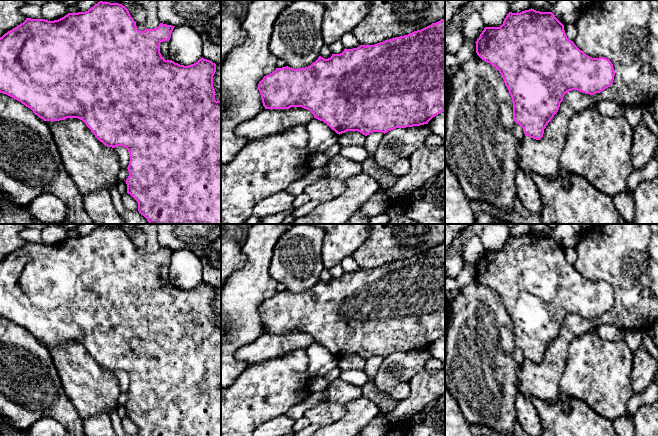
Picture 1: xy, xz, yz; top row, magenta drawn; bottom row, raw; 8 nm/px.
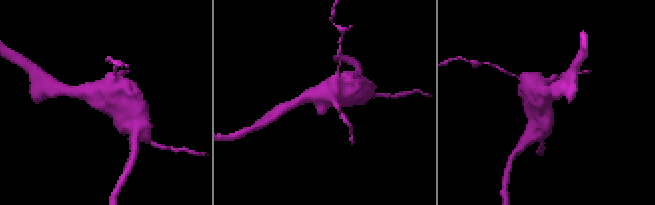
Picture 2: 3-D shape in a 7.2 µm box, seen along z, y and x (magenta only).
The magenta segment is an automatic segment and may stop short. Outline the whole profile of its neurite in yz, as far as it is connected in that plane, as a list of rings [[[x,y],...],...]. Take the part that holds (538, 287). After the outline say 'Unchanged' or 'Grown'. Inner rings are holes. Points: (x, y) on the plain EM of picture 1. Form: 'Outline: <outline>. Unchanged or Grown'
Outline: [[[534,233],[520,237],[509,236],[500,251],[485,251],[476,267],[477,279],[494,290],[504,304],[513,326],[513,342],[524,355],[525,360],[540,364],[544,353],[558,336],[564,319],[572,314],[594,319],[613,307],[615,294],[611,285],[605,281],[592,282],[580,274],[566,260],[564,249],[552,236]]]. Unchanged

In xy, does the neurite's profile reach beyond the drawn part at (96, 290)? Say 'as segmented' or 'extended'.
as segmented

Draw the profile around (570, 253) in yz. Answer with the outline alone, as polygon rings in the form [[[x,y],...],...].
[[[565,248],[564,254],[565,254],[567,262],[571,265],[574,265],[577,259],[577,253],[575,248]]]

